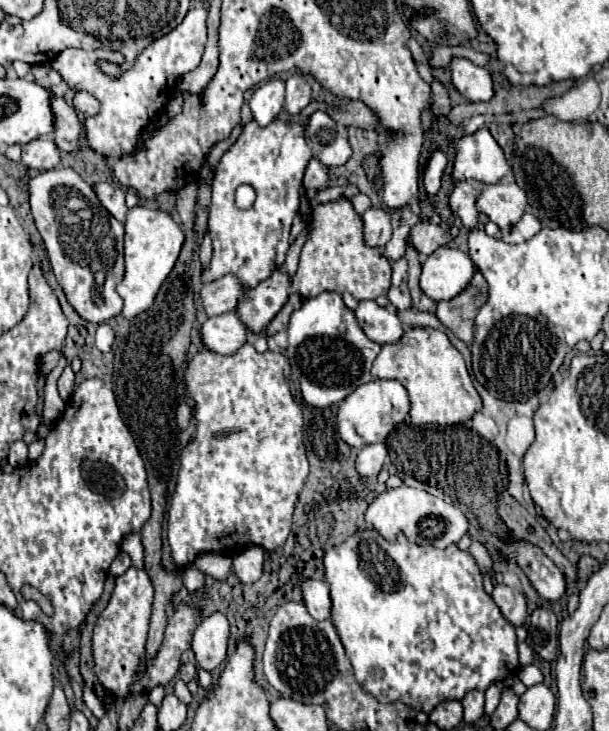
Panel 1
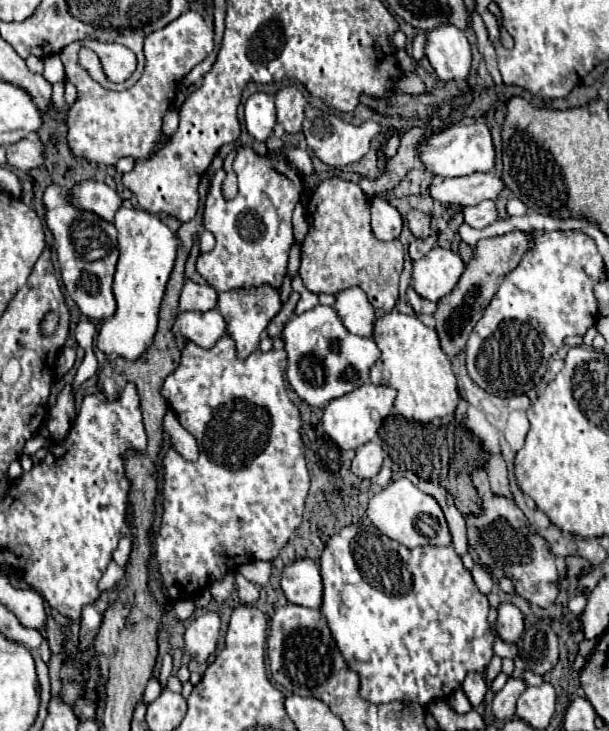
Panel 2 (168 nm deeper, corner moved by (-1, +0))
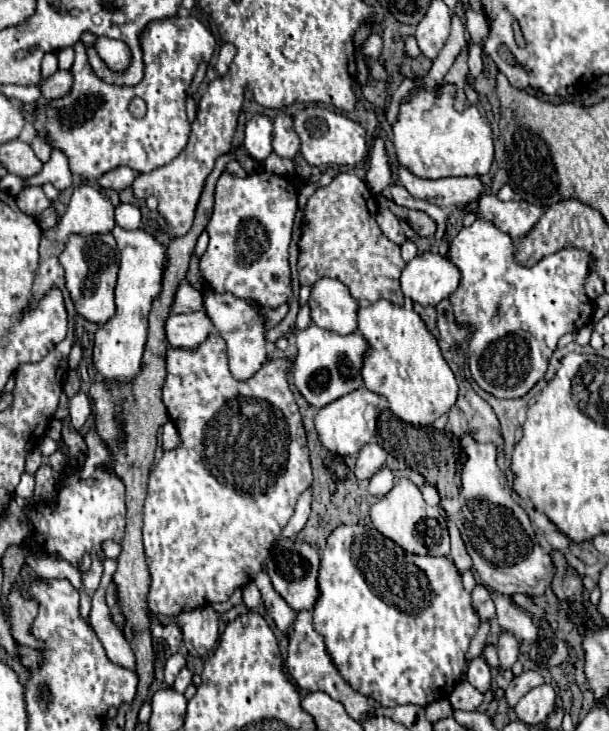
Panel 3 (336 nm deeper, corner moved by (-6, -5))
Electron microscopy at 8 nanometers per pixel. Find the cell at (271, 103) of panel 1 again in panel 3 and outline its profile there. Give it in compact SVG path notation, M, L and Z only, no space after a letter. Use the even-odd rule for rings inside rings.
M254 115L246 123L244 149L250 157L264 161L272 153L272 121L266 115Z

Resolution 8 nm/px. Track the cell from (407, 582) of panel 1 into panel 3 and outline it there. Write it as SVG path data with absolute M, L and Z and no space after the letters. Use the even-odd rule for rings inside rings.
M342 525L338 529L334 529L328 537L326 549L322 551L322 563L320 563L320 575L318 575L318 589L320 589L320 597L318 603L314 605L312 613L314 613L314 629L324 637L326 641L326 649L334 661L334 665L338 667L340 675L346 679L346 683L360 691L366 697L372 697L374 701L378 701L382 707L396 707L396 705L420 705L426 707L438 699L446 699L454 687L460 683L462 675L468 671L468 645L470 639L474 637L474 631L478 631L480 625L480 617L472 605L472 597L470 593L462 587L462 575L456 569L454 561L448 557L432 557L432 555L414 555L414 553L406 553L400 545L396 545L394 541L386 539L382 533L378 533L372 527L348 527Z

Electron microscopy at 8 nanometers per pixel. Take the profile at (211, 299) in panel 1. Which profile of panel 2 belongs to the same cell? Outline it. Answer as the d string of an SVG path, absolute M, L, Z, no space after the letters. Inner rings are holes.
M185 280L183 292L179 298L179 308L181 312L185 310L199 310L207 312L217 306L217 292L211 286L201 286L195 284L193 280Z

